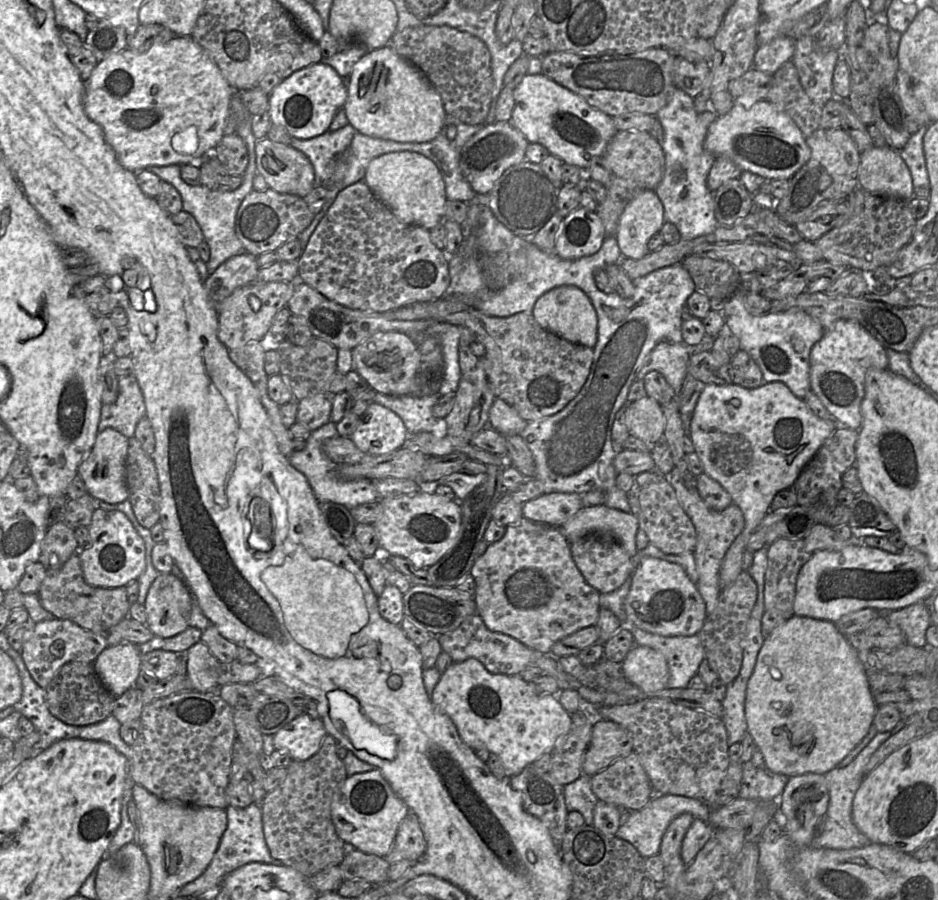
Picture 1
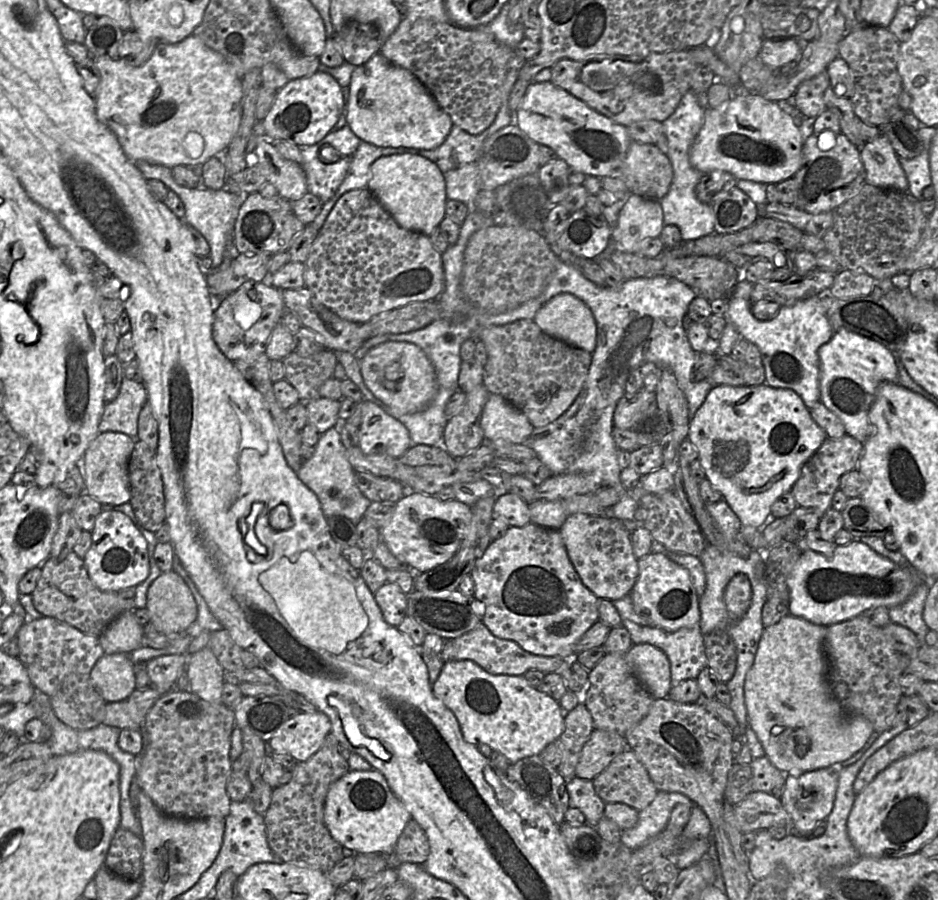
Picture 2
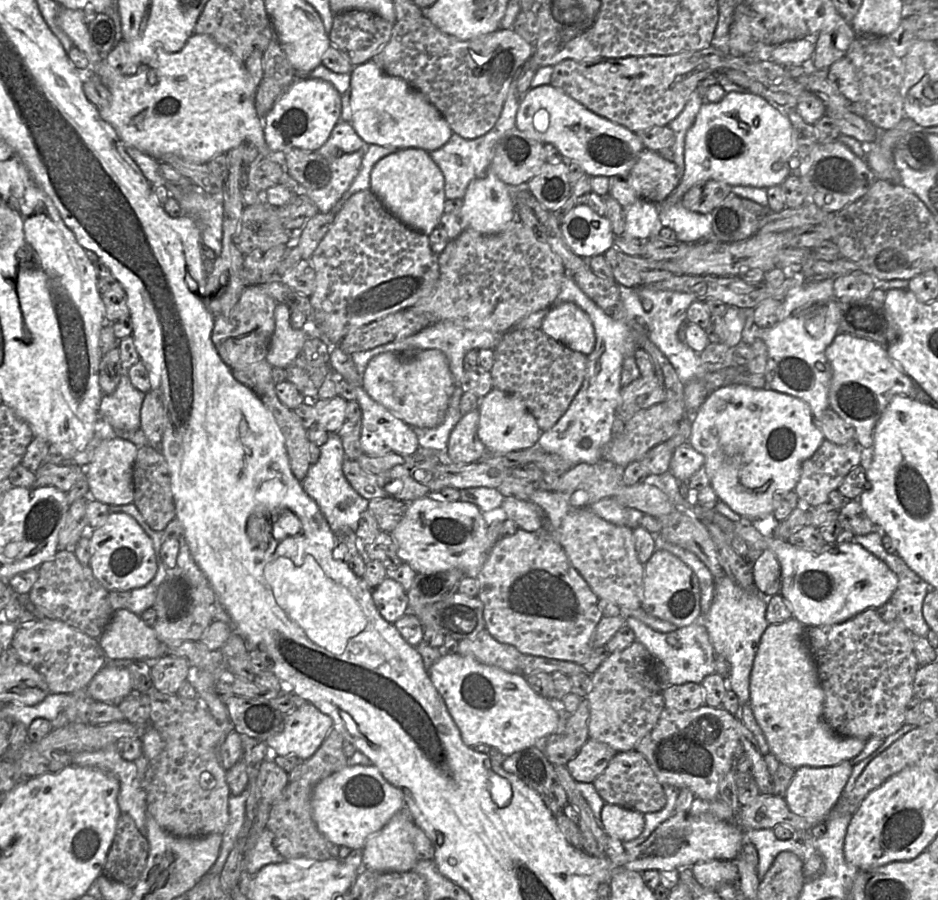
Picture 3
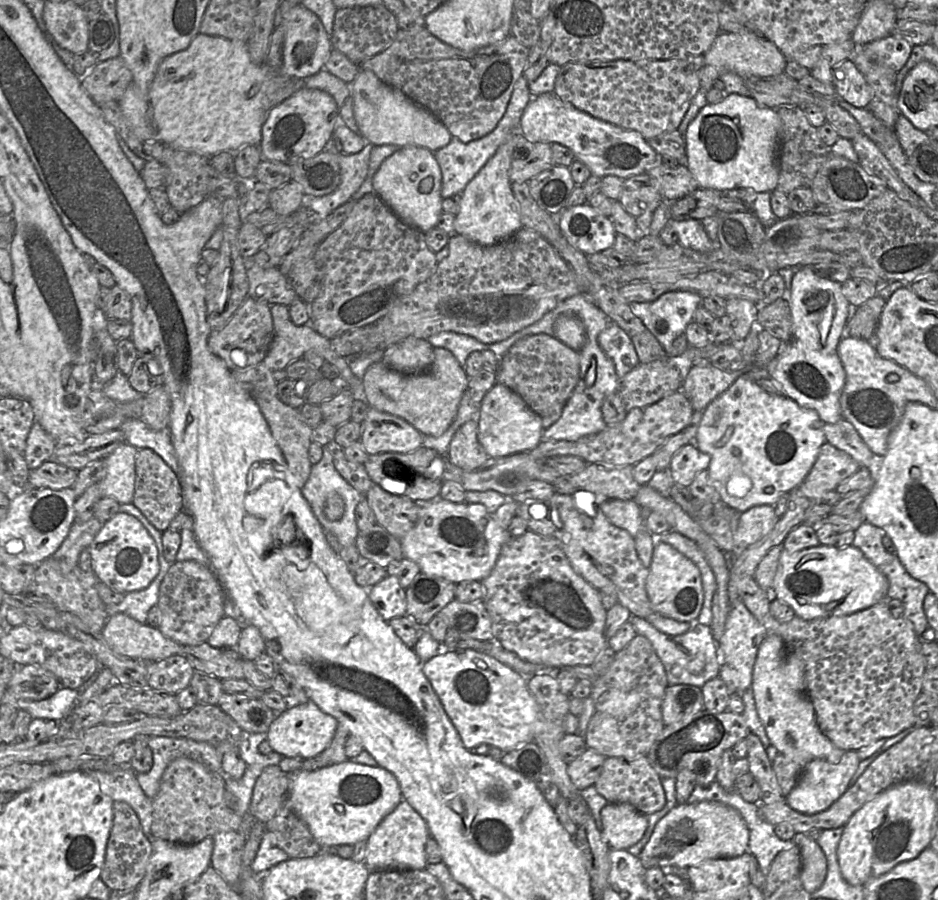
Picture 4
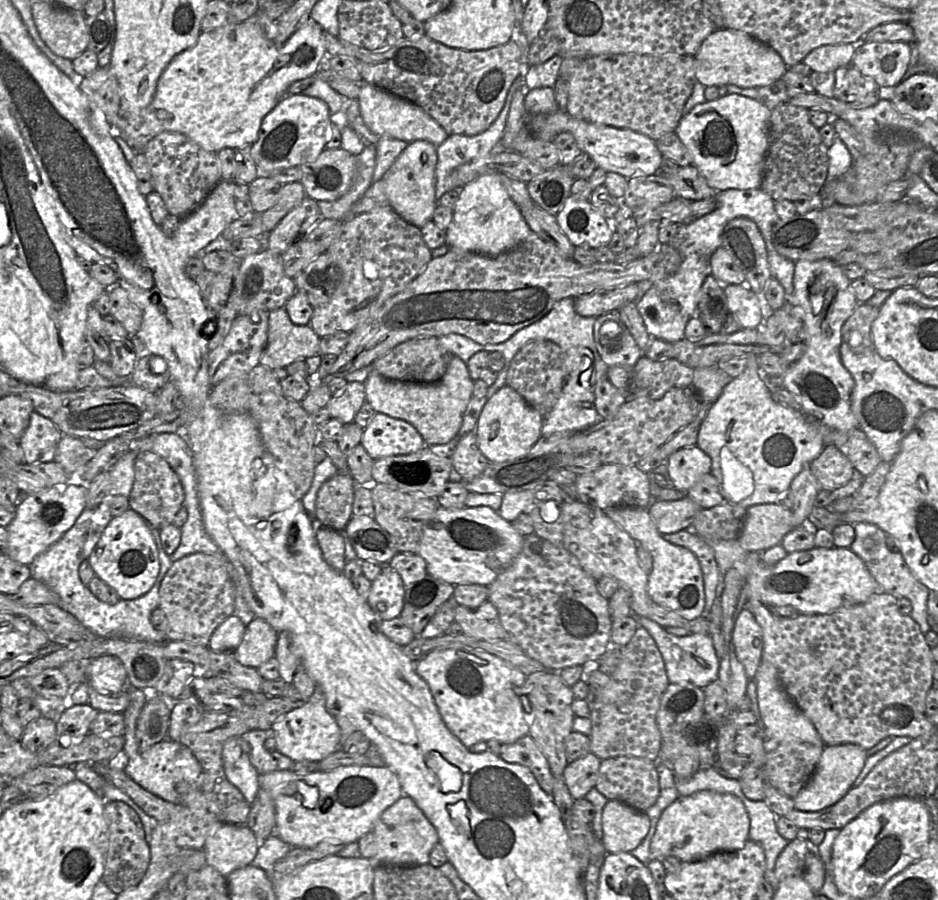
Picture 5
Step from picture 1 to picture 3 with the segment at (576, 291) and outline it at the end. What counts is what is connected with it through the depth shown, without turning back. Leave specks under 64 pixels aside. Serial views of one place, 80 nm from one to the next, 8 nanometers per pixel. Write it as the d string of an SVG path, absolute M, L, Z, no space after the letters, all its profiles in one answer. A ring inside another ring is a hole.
M565 302L543 319L541 331L571 350L589 355L595 345L595 333L588 315L577 305Z

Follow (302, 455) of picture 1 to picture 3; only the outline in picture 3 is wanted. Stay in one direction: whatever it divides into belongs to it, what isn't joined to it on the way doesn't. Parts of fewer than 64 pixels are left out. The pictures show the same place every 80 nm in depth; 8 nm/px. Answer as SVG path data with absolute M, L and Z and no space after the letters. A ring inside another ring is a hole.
M331 433L326 443L320 447L318 461L310 465L306 477L301 481L304 491L317 503L332 531L344 526L356 531L360 516L369 504L369 500L360 496L345 478L342 470L345 458L341 438L337 433ZM346 499L352 499L352 504L341 510L339 504Z

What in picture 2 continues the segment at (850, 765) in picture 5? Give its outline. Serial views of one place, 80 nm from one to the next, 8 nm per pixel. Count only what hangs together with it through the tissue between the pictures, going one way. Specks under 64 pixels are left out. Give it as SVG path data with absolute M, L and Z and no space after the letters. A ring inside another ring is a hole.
M827 767L808 772L787 774L780 800L792 819L792 833L802 837L811 837L818 823L827 819L834 805L838 772L839 769Z

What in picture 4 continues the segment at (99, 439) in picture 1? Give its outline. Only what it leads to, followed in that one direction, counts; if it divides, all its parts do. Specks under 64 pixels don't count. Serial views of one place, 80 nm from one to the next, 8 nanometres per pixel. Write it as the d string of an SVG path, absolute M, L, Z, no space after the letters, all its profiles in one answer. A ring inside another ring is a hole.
M123 443L105 458L106 473L98 483L102 497L115 499L120 504L132 503L135 490L135 460L138 449Z

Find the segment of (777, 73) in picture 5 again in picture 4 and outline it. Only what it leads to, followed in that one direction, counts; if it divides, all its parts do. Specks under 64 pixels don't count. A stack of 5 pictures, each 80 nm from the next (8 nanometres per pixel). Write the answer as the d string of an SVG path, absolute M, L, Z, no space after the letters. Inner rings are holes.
M720 32L704 54L704 59L699 78L700 87L706 91L726 72L734 73L743 79L768 78L784 73L787 65L785 56L775 44L754 32Z

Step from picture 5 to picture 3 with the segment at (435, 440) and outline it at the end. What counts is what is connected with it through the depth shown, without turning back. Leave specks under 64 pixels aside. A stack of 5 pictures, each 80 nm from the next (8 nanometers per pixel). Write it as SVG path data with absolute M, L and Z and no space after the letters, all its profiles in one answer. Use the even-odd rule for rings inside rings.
M437 349L381 353L369 361L362 377L362 386L371 399L411 427L419 428L434 428L444 420L456 385L446 356Z

